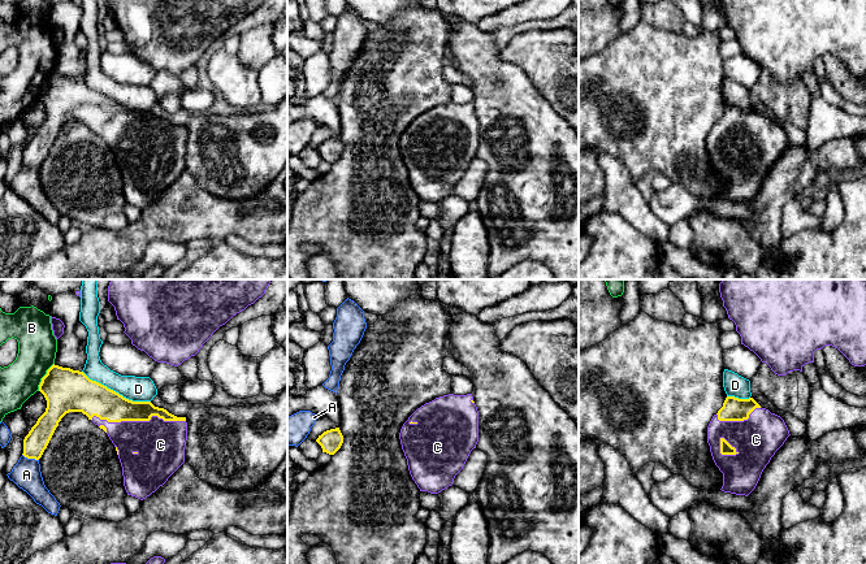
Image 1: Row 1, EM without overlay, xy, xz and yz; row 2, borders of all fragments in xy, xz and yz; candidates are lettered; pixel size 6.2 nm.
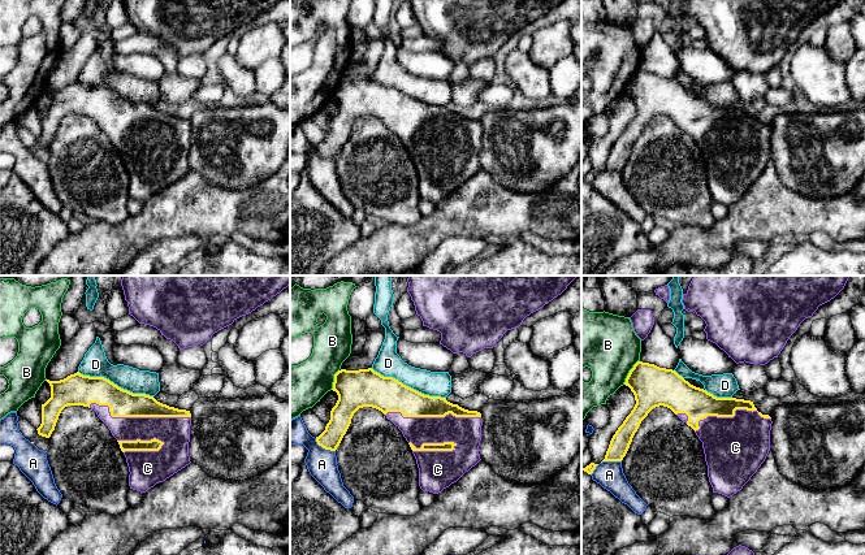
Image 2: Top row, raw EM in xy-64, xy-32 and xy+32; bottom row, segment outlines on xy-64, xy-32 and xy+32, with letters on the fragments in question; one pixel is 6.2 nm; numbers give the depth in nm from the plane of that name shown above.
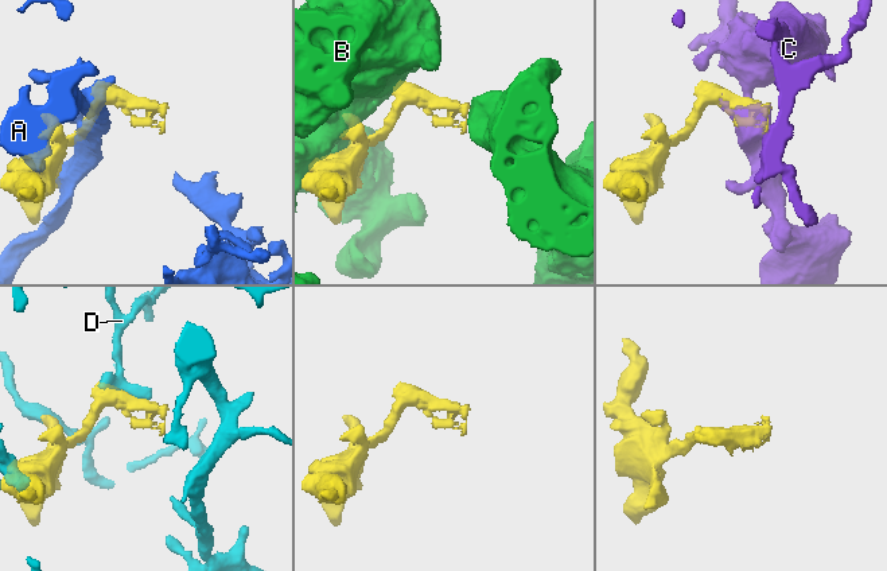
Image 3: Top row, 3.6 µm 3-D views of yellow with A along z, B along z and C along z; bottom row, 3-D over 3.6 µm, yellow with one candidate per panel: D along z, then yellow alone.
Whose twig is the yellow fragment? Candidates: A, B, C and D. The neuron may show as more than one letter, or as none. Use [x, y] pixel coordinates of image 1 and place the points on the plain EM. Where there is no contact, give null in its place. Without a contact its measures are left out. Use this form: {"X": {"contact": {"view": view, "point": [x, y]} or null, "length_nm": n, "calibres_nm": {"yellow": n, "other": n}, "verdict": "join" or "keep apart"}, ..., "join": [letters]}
{"A": {"contact": {"view": "xy", "point": [30, 166]}, "length_nm": 110, "calibres_nm": {"yellow": 150, "other": 180}, "verdict": "keep apart"}, "B": {"contact": {"view": "xy", "point": [43, 86]}, "length_nm": 200, "calibres_nm": {"yellow": 280, "other": 240}, "verdict": "keep apart"}, "C": {"contact": {"view": "xy", "point": [138, 129]}, "length_nm": 600, "calibres_nm": {"yellow": 190, "other": 300}, "verdict": "join"}, "D": {"contact": {"view": "xy", "point": [115, 100]}, "length_nm": 460, "calibres_nm": {"yellow": 240, "other": 160}, "verdict": "keep apart"}, "join": ["C"]}

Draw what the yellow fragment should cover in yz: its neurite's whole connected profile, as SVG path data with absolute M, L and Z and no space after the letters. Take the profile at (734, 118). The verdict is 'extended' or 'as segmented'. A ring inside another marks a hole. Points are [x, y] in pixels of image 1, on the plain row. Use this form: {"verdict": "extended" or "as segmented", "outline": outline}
{"verdict": "extended", "outline": "M727 105L707 135L707 152L715 174L723 182L722 200L748 205L775 161L789 146L784 129L762 117L753 107Z"}

